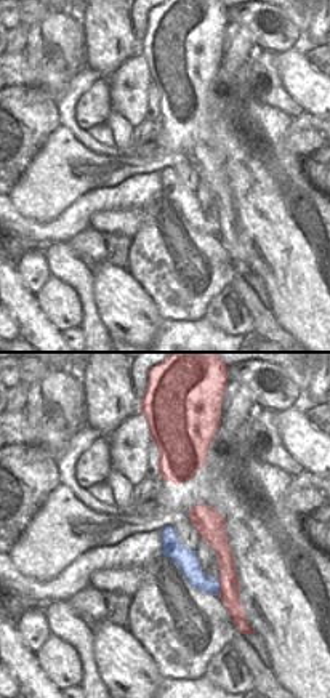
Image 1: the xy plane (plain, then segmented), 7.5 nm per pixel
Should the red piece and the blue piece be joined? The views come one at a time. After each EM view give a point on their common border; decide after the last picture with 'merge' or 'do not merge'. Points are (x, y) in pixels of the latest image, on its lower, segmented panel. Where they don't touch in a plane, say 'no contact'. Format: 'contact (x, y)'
contact (220, 586)

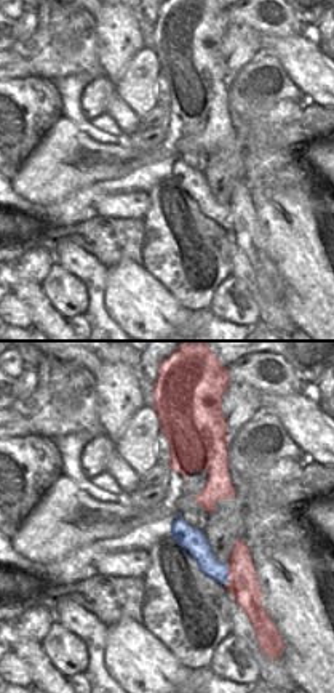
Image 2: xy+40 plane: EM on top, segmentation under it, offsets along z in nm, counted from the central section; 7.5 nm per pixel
contact (229, 575)

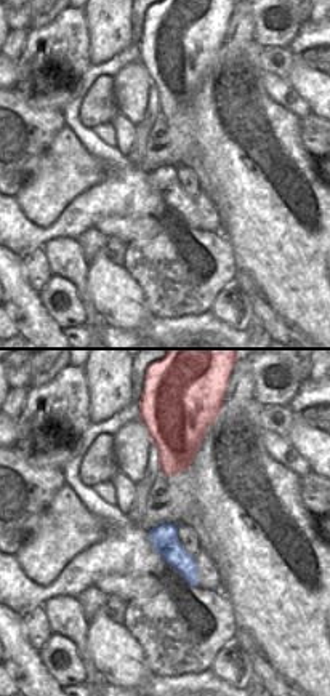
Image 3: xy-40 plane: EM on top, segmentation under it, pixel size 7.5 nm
no contact

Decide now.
do not merge

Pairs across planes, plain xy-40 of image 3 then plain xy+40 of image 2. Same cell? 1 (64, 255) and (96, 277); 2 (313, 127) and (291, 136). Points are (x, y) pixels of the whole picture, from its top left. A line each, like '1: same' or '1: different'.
1: same
2: same

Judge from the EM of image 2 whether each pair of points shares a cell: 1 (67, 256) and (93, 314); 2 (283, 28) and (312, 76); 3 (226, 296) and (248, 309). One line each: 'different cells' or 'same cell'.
1: same cell
2: different cells
3: same cell

